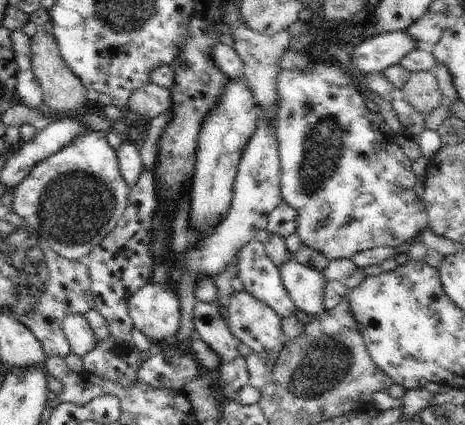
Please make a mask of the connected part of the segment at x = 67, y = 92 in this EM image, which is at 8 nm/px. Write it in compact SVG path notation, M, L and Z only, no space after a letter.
M38 30L30 37L31 44L31 65L40 88L42 88L43 108L53 115L65 116L68 112L74 112L86 104L87 92L82 82L78 80L60 54L58 43L54 35L44 30Z

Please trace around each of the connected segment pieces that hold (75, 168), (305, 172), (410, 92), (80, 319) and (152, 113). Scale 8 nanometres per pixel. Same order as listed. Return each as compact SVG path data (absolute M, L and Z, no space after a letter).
M84 132L80 136L72 136L72 140L52 156L46 156L46 160L36 162L28 176L14 189L12 208L22 218L24 226L32 228L45 247L52 248L68 260L85 260L122 218L130 191L131 187L124 182L119 169L117 151L106 140L106 133Z
M313 60L312 68L306 68L304 72L300 70L281 70L275 78L275 85L280 98L280 106L278 106L278 118L276 118L276 134L278 134L280 168L282 168L282 176L280 176L280 190L284 202L293 206L298 211L297 235L304 246L314 248L316 252L320 252L322 256L326 256L326 260L342 260L351 259L368 249L376 247L392 246L396 248L407 247L416 238L420 236L423 229L430 226L430 218L428 218L427 204L416 196L414 192L414 184L417 176L412 170L412 162L410 158L402 152L402 148L396 141L395 135L388 124L384 121L384 117L380 113L370 111L365 104L365 96L352 84L349 72L342 71L338 64L326 64L324 60Z
M411 72L401 90L402 102L410 104L420 114L430 114L442 104L442 91L434 72Z
M73 314L65 316L59 322L59 325L63 331L63 337L69 342L71 353L80 358L84 358L96 344L102 342L102 340L96 338L96 334L90 328L84 315Z
M149 81L132 93L127 105L128 111L152 120L172 106L170 89L160 88Z

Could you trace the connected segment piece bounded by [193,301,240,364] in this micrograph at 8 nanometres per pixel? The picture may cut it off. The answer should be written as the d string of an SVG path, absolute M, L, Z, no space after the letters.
M197 301L193 309L194 330L200 340L220 356L220 364L230 364L240 357L239 340L234 338L218 310L218 304L214 302Z

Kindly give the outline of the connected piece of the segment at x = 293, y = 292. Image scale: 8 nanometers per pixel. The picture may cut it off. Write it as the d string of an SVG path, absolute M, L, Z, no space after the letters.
M294 257L284 262L279 269L284 288L300 315L312 321L326 312L324 288L327 282L322 272L306 268L298 260L294 260Z

